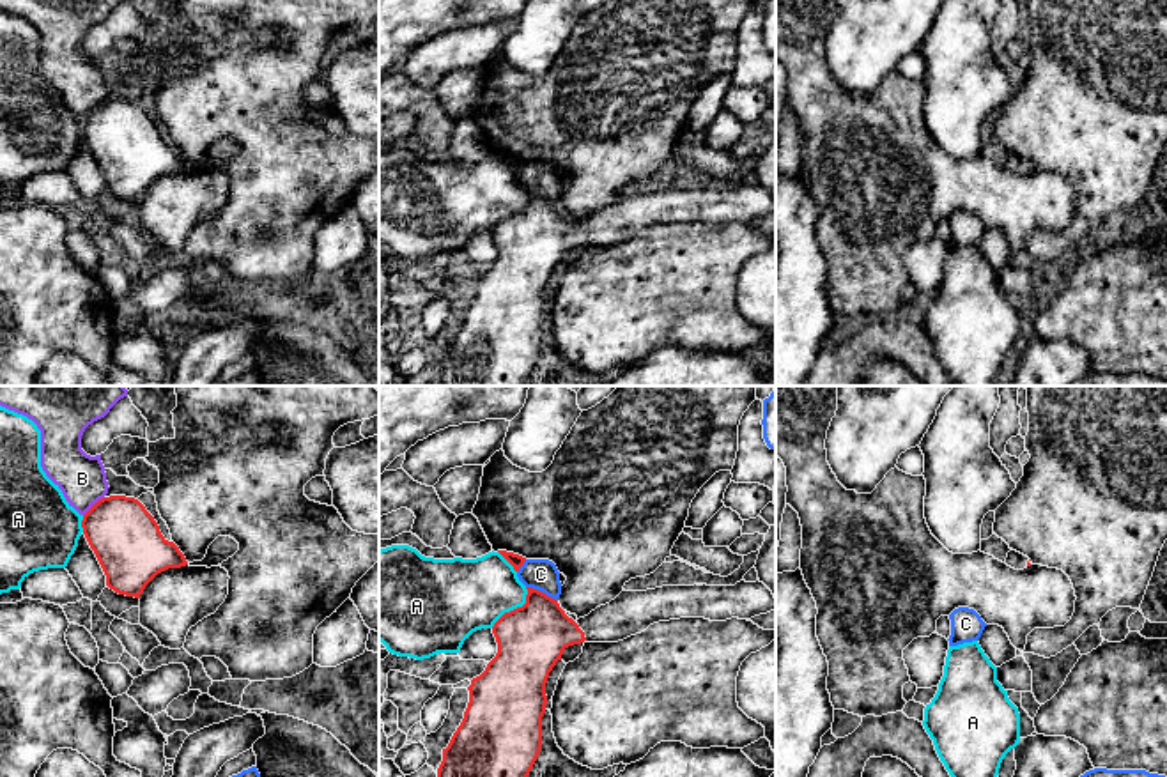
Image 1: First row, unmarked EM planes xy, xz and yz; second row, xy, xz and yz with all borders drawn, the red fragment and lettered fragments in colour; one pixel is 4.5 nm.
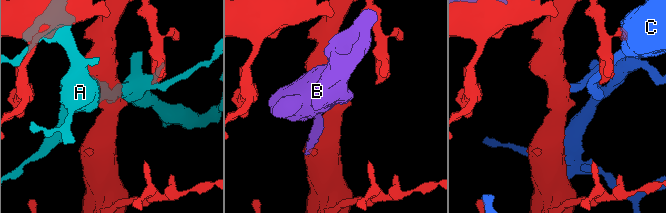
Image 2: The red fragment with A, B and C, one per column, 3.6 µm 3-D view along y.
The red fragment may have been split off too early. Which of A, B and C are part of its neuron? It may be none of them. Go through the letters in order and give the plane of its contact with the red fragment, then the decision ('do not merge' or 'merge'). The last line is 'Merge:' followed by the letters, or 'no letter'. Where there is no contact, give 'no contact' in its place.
A: xz | do not merge
B: xy | do not merge
C: xz | do not merge
Merge: no letter

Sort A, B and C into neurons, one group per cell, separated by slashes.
A / B / C

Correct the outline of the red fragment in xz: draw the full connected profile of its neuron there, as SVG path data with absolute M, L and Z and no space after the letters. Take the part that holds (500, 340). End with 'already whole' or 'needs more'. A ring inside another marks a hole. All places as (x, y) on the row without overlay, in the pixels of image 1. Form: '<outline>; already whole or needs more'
M760 184L735 189L662 189L646 195L622 195L614 204L574 225L558 204L526 191L526 207L505 216L492 230L496 260L471 283L464 322L453 336L437 372L437 386L524 386L542 352L545 287L568 250L581 246L618 246L645 235L659 225L705 221L726 225L751 223L776 214L776 200Z; needs more

